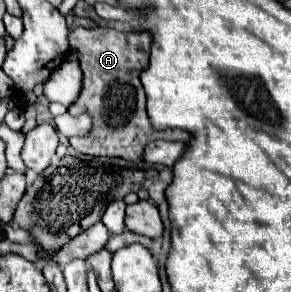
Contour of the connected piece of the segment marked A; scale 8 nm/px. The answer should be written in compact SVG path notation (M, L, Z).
M77 27L69 33L69 45L79 55L83 69L83 89L79 99L69 107L69 113L89 113L93 119L93 129L89 137L69 137L69 145L91 157L121 157L125 161L141 161L147 143L157 139L169 141L189 141L189 133L181 129L157 131L151 127L145 111L145 93L139 81L139 69L149 63L149 33L121 33L117 29Z

